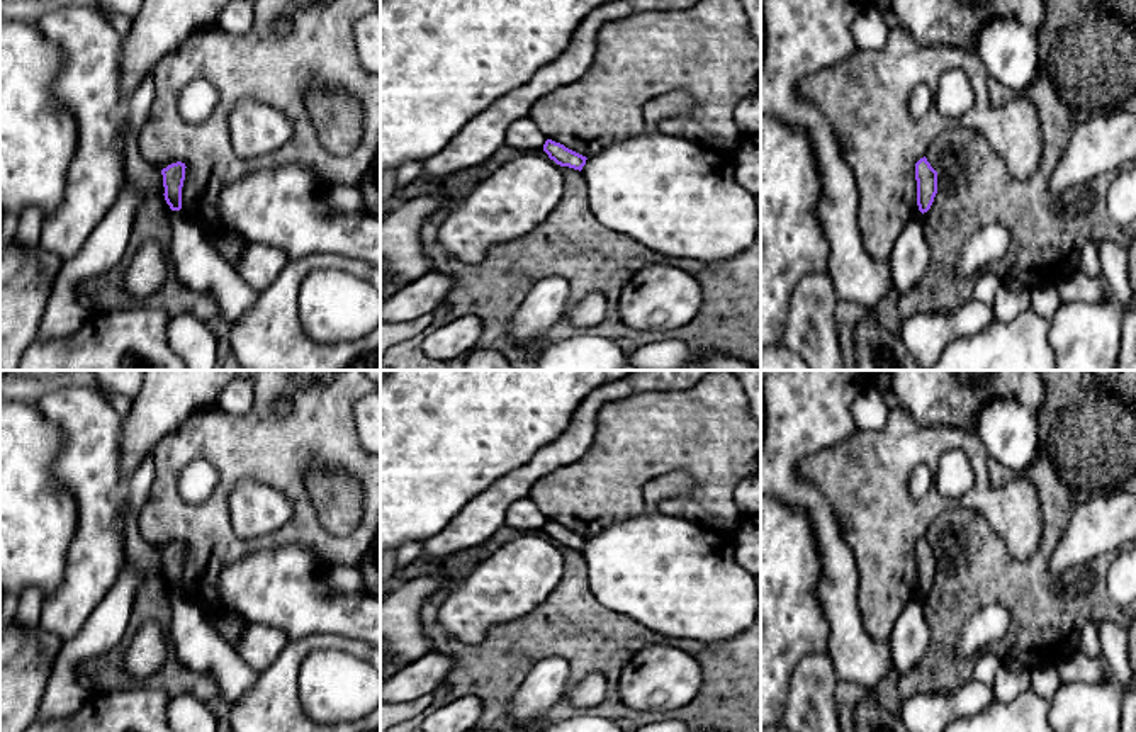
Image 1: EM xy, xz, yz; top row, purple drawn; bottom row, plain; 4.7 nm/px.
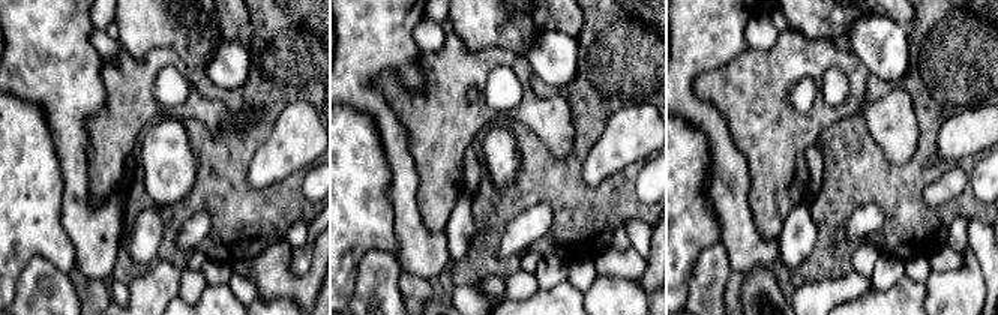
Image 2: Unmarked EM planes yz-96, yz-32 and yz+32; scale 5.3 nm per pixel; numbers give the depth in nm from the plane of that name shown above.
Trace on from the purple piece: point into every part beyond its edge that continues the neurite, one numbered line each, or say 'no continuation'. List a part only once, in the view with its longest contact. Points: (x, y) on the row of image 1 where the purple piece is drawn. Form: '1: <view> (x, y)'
no continuation

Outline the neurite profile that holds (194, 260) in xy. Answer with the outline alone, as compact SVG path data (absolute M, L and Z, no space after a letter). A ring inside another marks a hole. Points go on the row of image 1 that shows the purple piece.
M170 211L165 250L170 273L177 282L192 292L207 294L228 328L241 323L253 307L258 290L238 275L212 239L180 211Z

